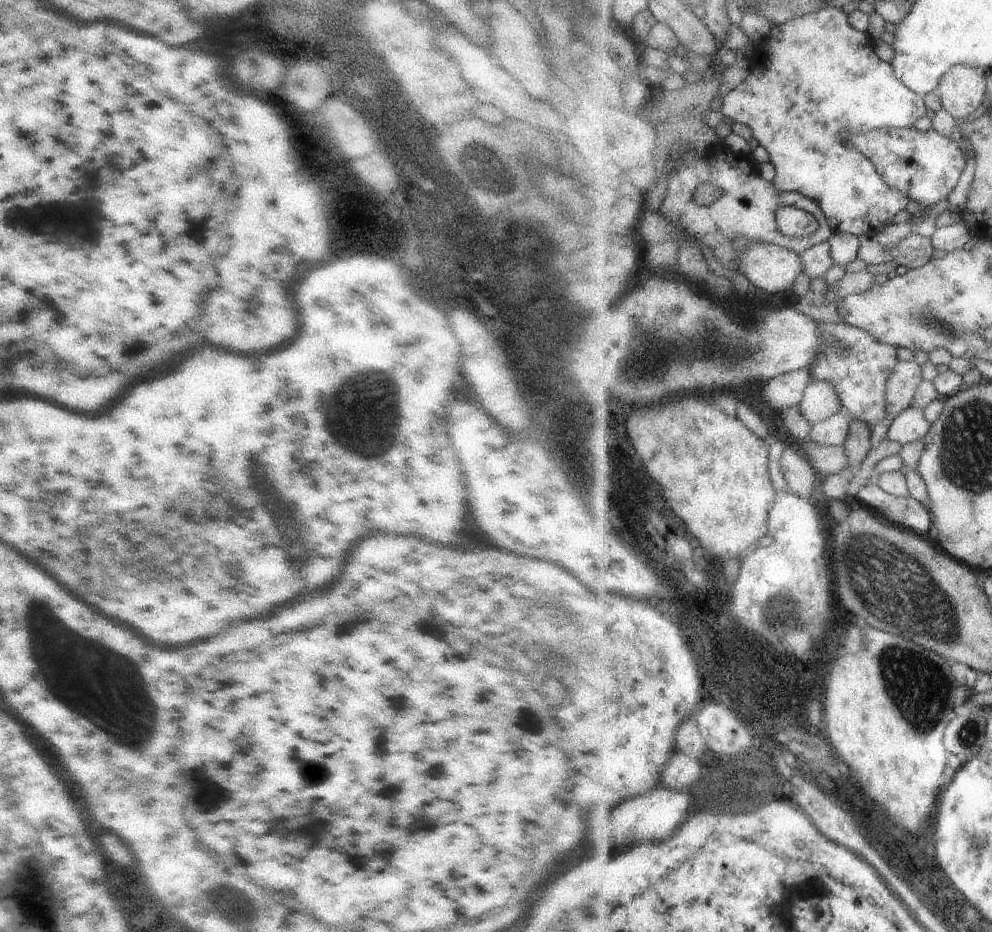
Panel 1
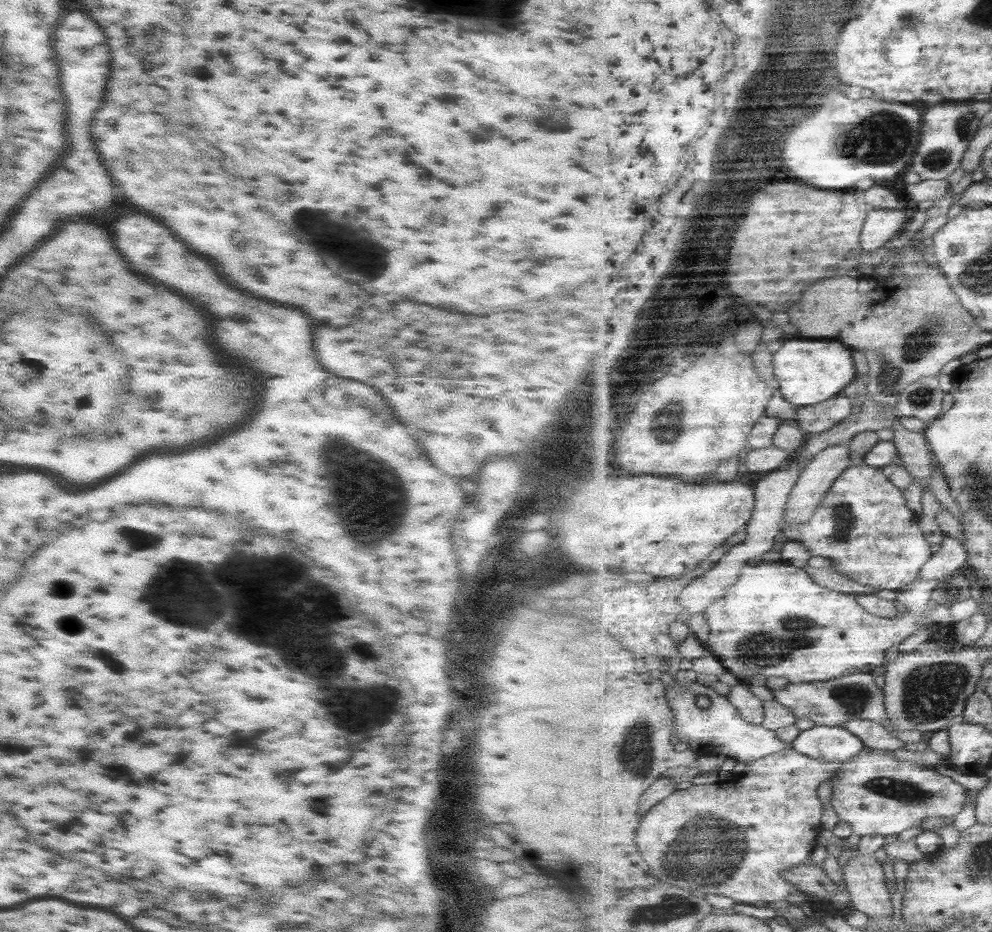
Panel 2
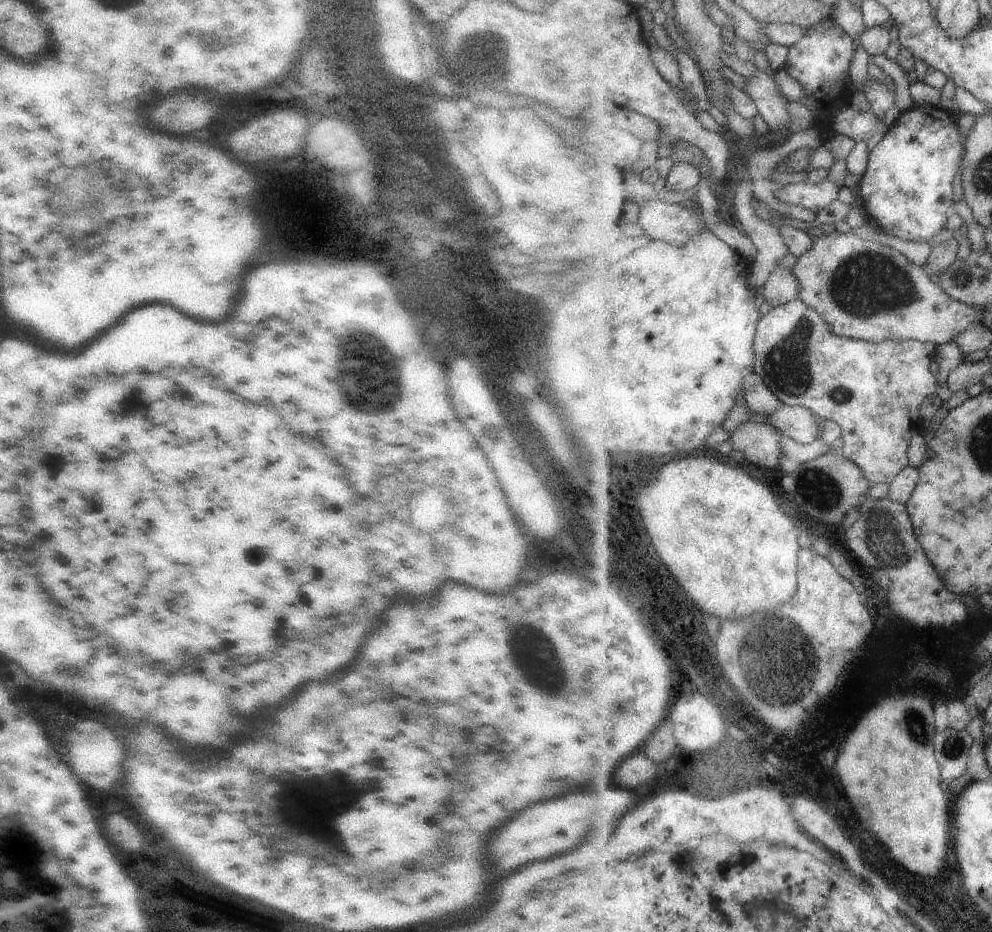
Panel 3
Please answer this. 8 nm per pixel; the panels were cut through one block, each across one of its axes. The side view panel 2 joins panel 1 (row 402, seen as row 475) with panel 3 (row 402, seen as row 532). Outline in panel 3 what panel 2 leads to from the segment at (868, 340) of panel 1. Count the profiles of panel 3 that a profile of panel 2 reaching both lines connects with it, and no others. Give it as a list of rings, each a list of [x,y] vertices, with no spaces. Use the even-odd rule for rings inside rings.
[[[797,298],[785,305],[773,307],[762,316],[755,336],[754,377],[760,376],[782,403],[809,408],[816,416],[837,422],[841,426],[844,442],[835,453],[859,466],[863,476],[872,485],[889,484],[909,467],[909,442],[911,438],[921,436],[921,426],[925,424],[921,414],[923,400],[933,395],[939,379],[929,370],[935,358],[935,347],[915,340],[875,344],[839,336],[834,334],[817,310]]]

